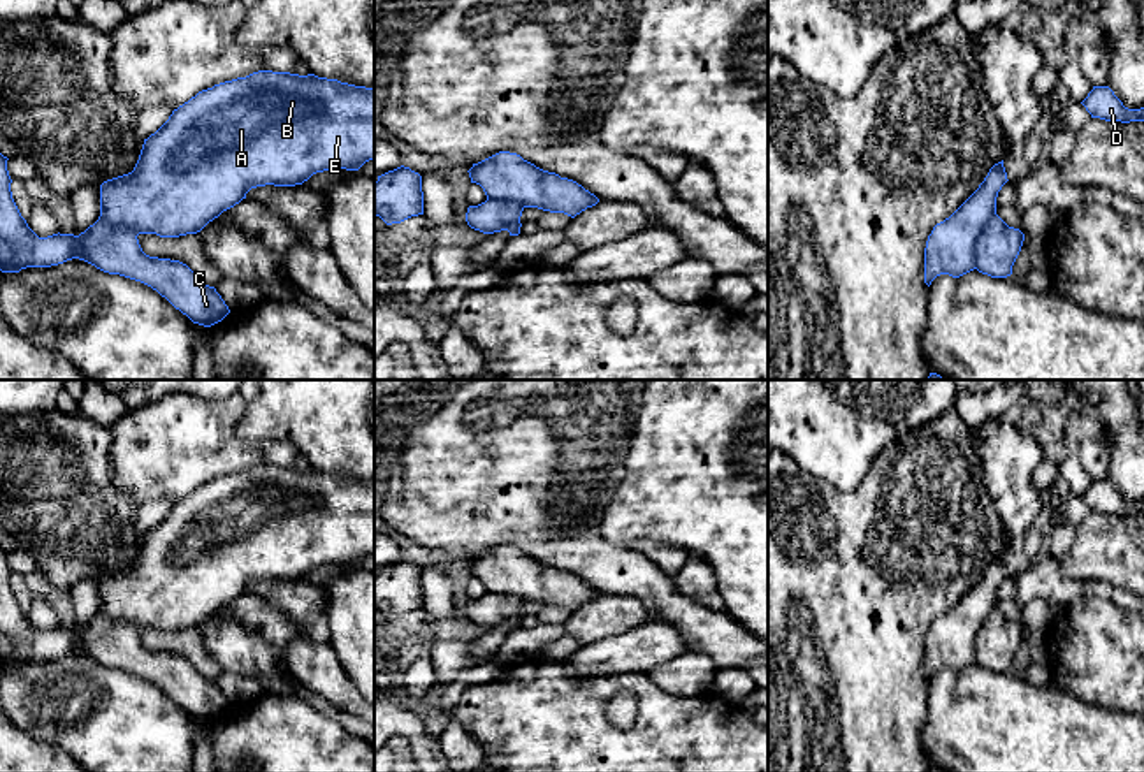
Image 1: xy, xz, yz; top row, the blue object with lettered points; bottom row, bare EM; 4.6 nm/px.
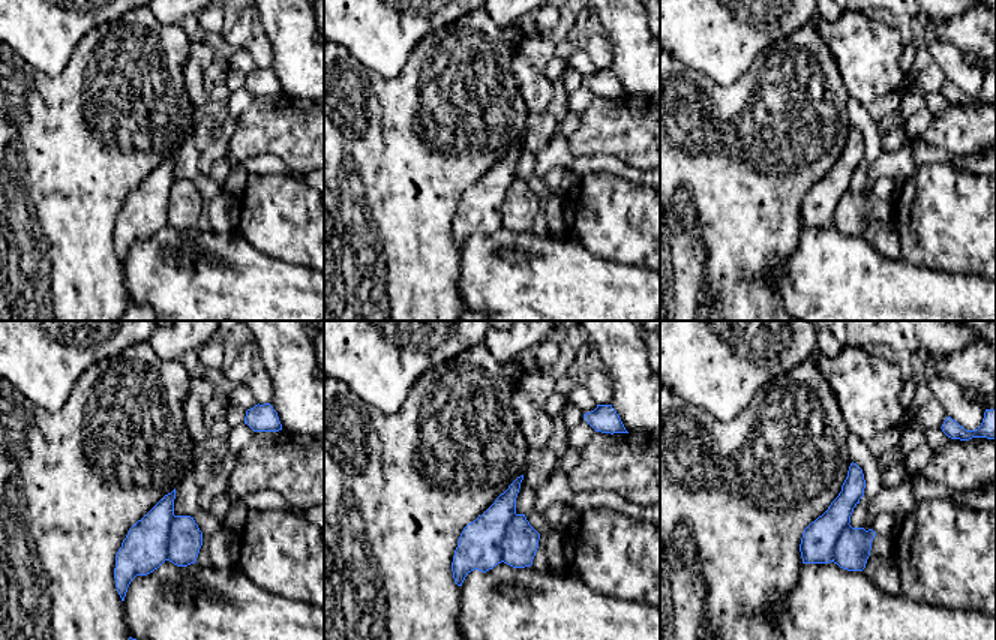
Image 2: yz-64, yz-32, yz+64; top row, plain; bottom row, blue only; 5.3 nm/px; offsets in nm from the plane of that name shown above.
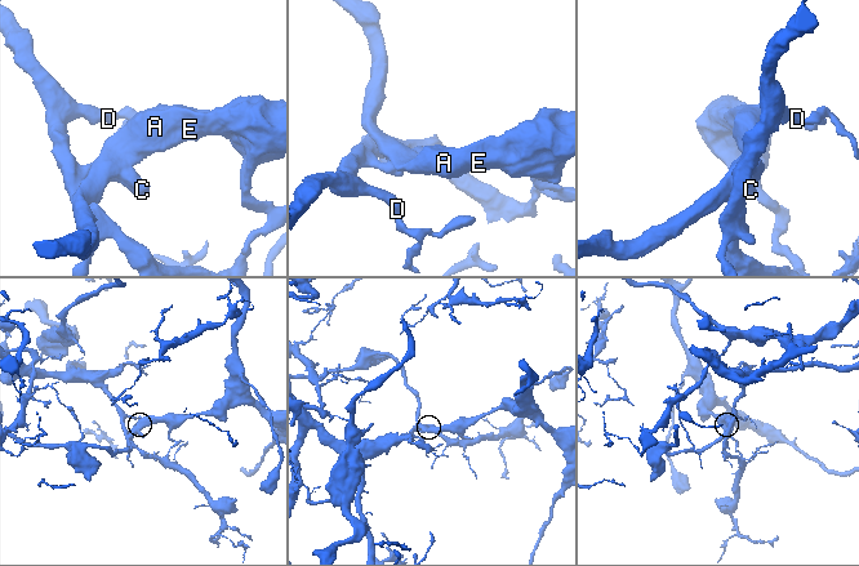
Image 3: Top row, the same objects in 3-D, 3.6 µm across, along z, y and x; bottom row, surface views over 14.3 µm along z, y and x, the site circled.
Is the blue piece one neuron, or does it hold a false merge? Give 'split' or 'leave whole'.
split

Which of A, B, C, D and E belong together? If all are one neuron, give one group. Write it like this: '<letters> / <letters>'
A B E / C D

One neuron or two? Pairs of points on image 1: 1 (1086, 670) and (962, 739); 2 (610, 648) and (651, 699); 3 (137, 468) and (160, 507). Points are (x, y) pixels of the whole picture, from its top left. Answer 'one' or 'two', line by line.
1: two
2: two
3: two

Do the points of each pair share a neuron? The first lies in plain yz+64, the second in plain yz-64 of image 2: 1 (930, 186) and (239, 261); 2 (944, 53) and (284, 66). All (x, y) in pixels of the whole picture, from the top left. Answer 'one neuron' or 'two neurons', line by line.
1: two neurons
2: two neurons

